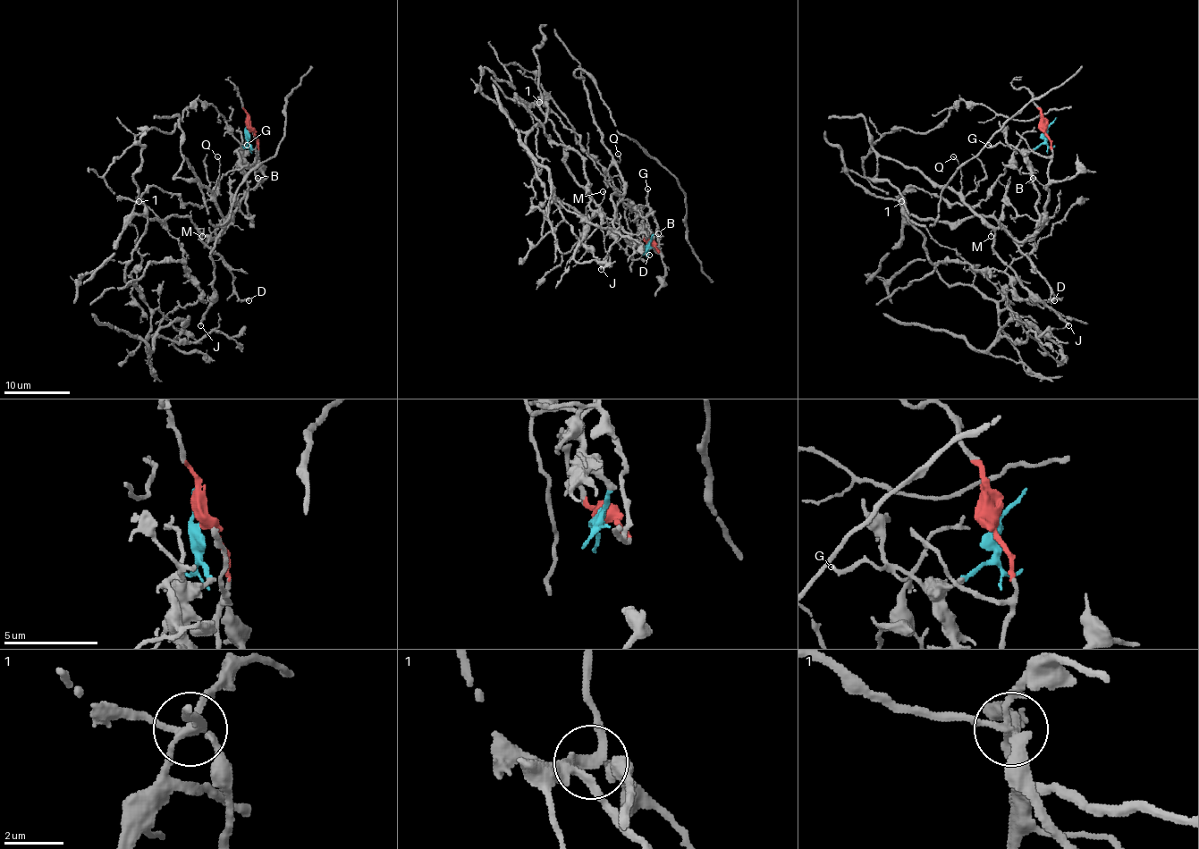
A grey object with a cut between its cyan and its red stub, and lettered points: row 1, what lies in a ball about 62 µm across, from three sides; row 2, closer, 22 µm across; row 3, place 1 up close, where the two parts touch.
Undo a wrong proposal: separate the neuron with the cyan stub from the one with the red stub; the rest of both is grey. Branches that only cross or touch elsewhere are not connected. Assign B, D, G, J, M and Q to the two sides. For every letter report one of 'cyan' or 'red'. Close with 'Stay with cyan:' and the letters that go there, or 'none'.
B: red
D: cyan
G: cyan
J: red
M: cyan
Q: red
Stay with cyan: D, G, M

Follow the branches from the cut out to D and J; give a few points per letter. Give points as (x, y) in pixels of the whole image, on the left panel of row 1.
D: (247, 130), (240, 167), (202, 205), (151, 186), (133, 210), (163, 222), (186, 215), (249, 301)
J: (249, 130), (258, 149), (257, 184), (217, 241), (215, 231), (221, 229), (212, 251), (214, 299), (201, 325)

